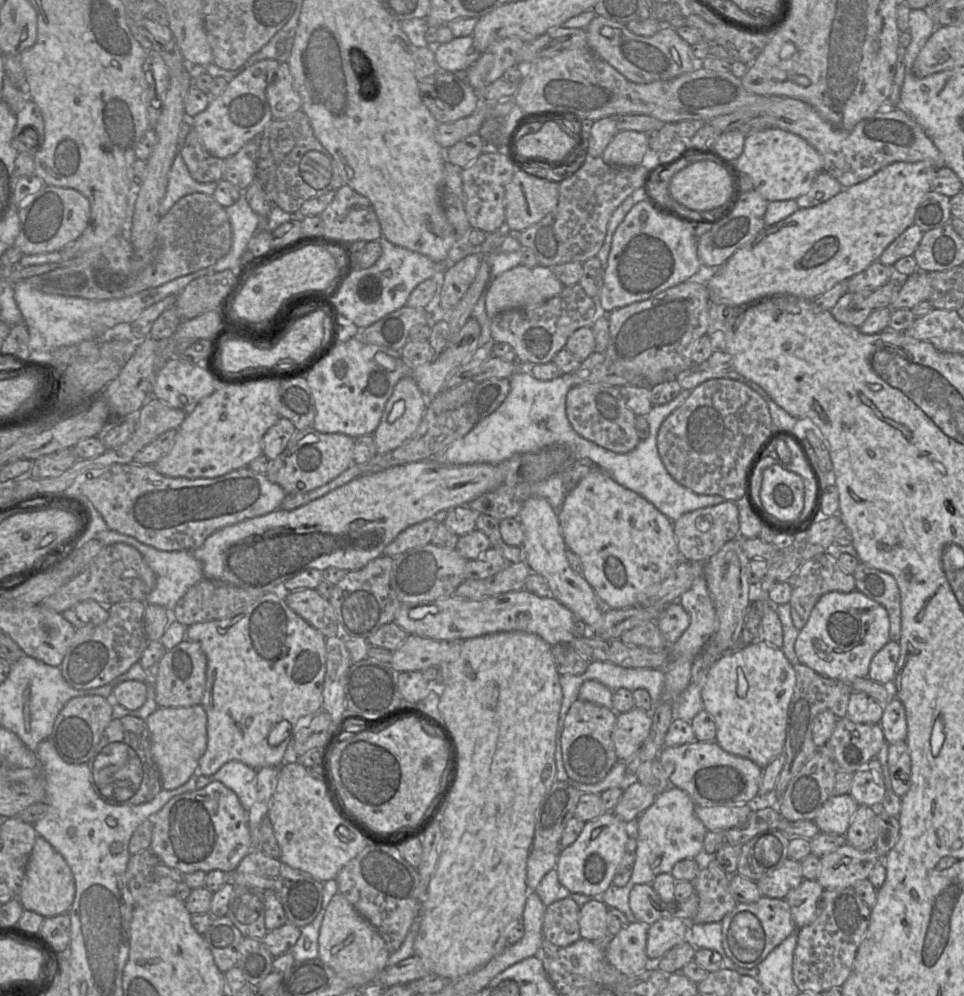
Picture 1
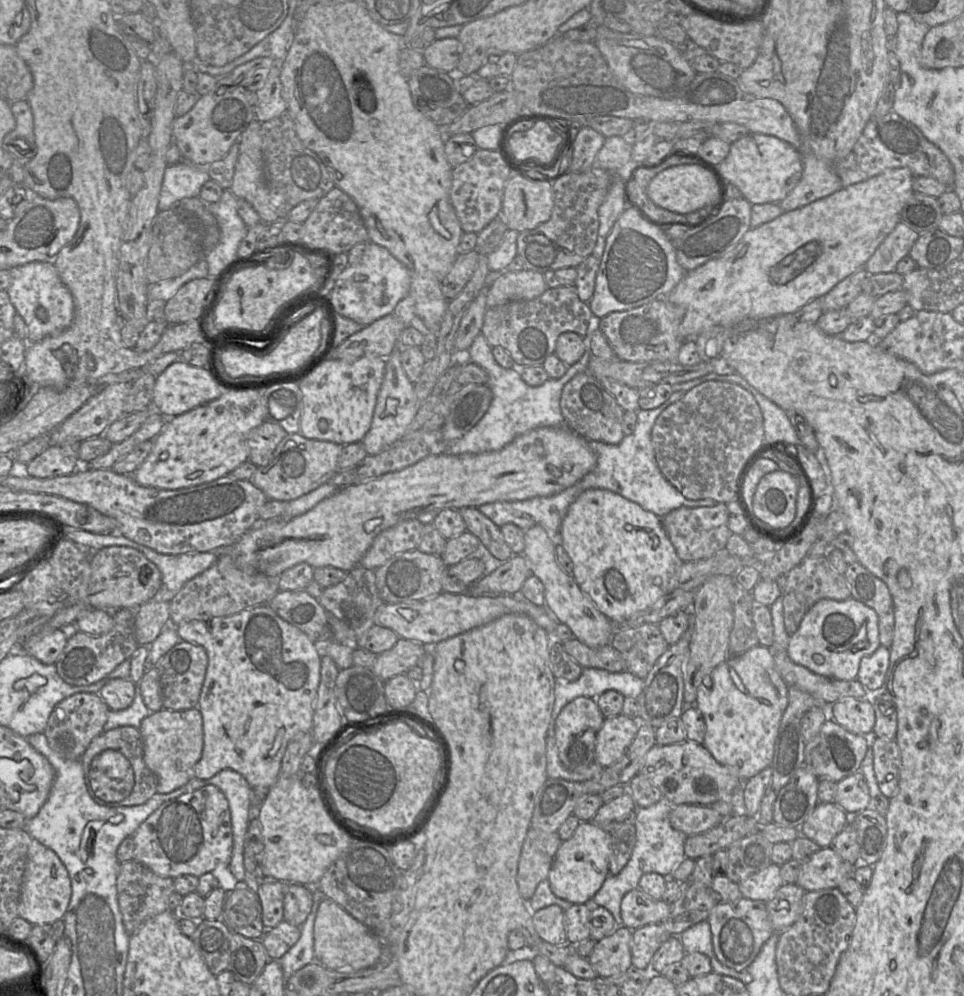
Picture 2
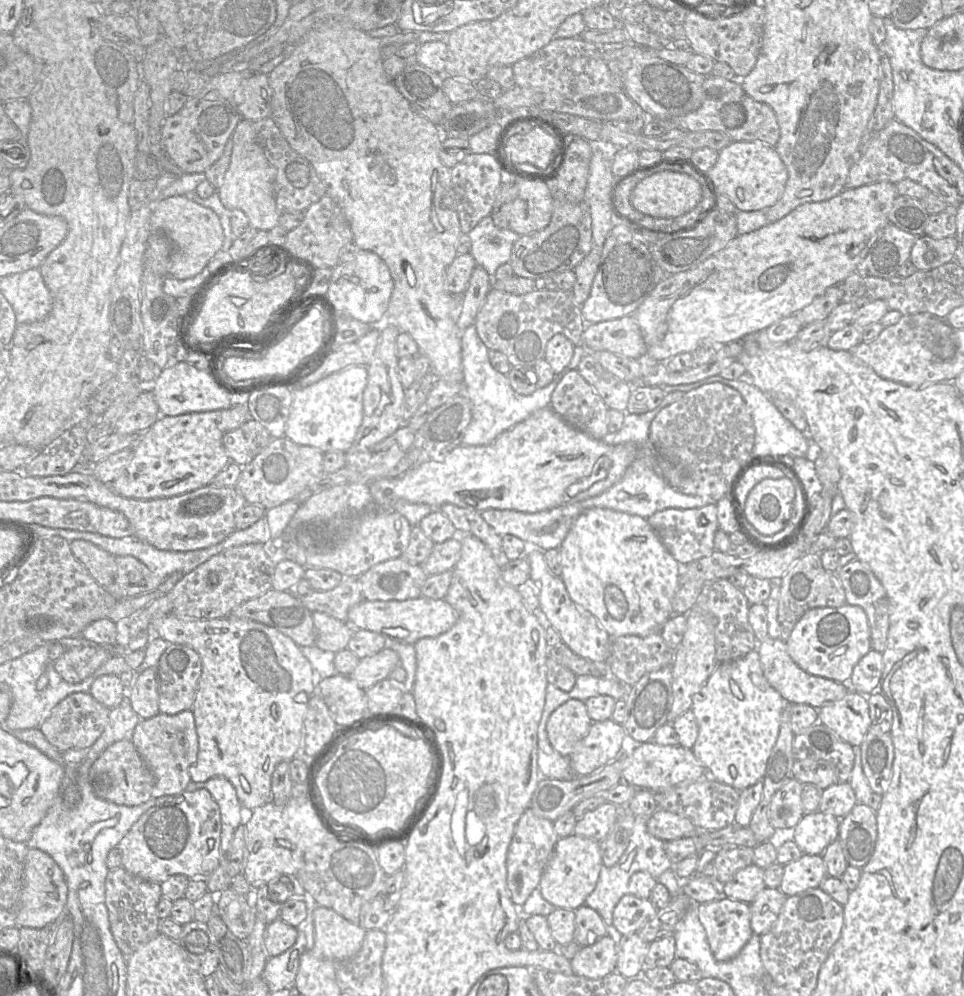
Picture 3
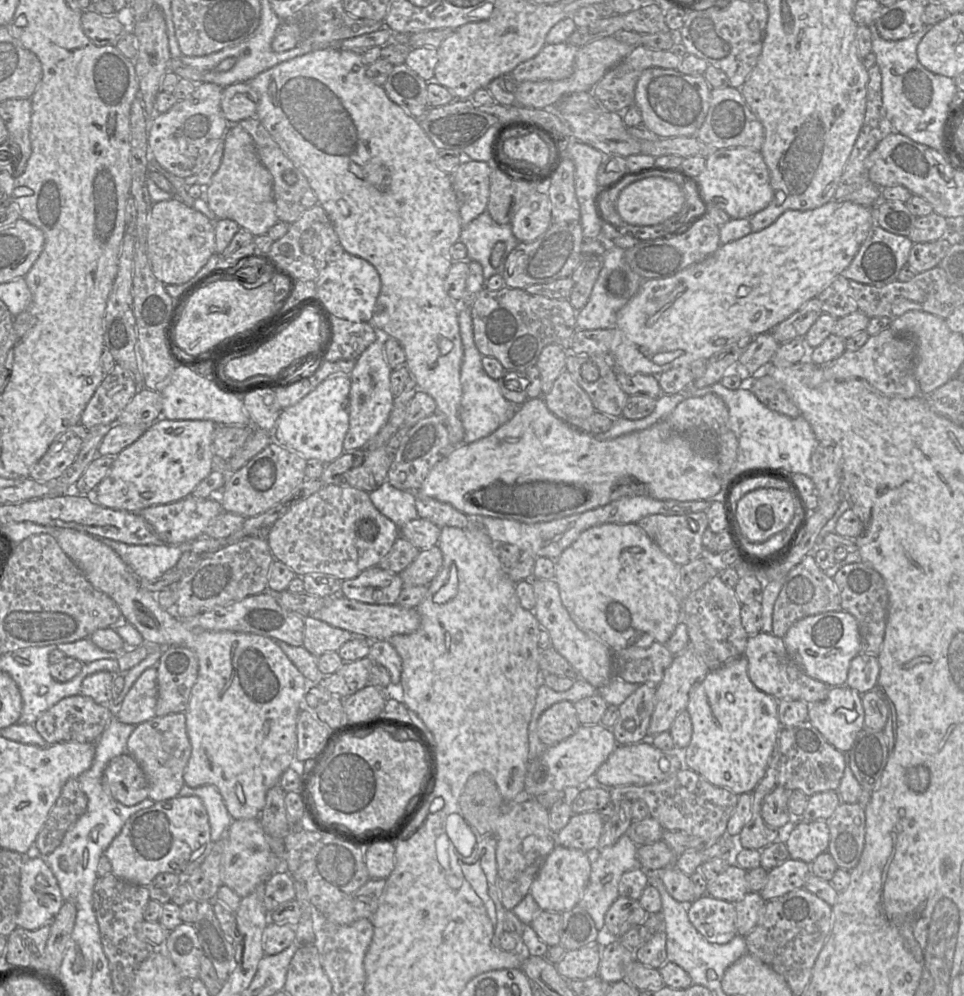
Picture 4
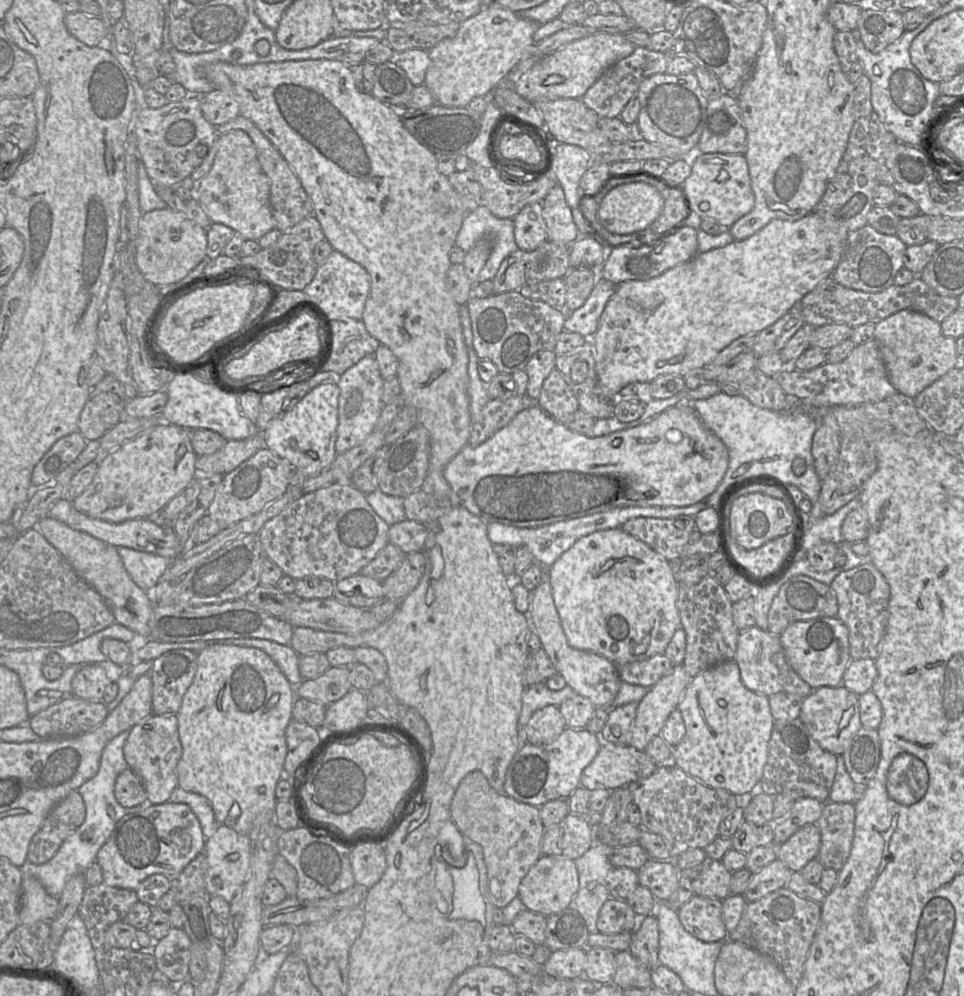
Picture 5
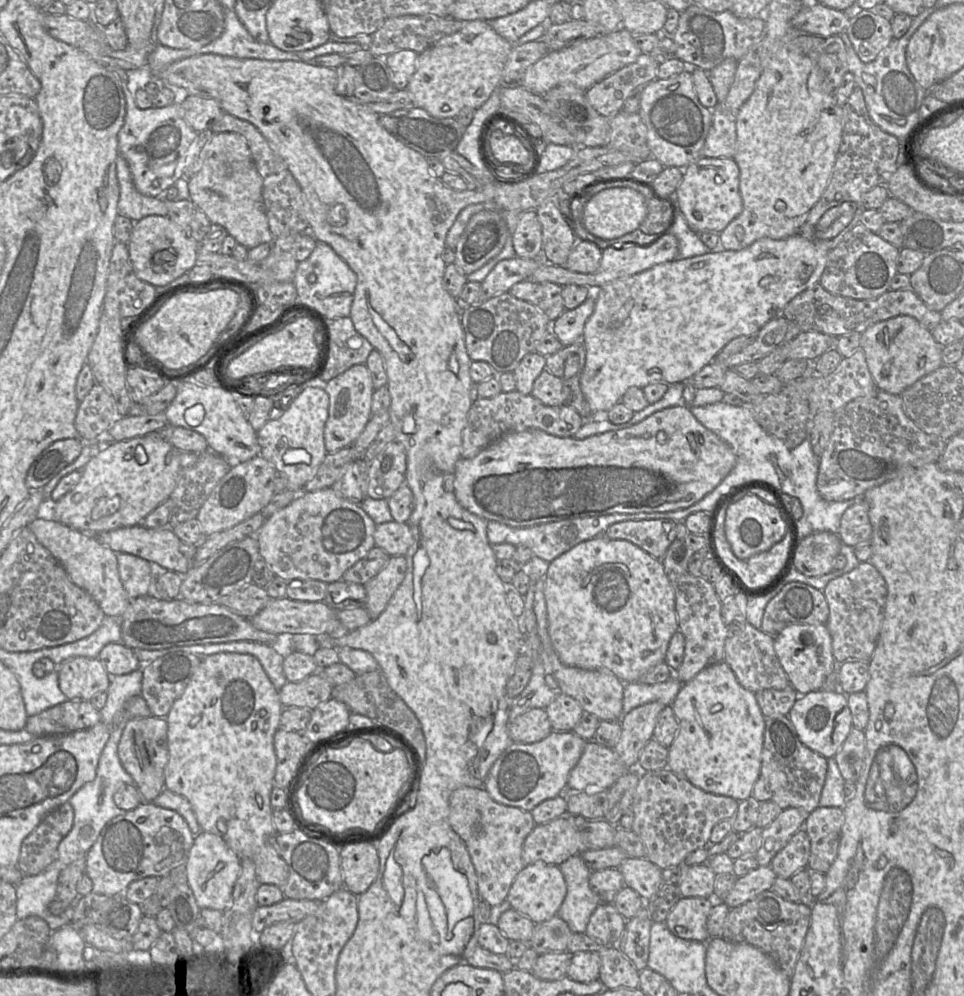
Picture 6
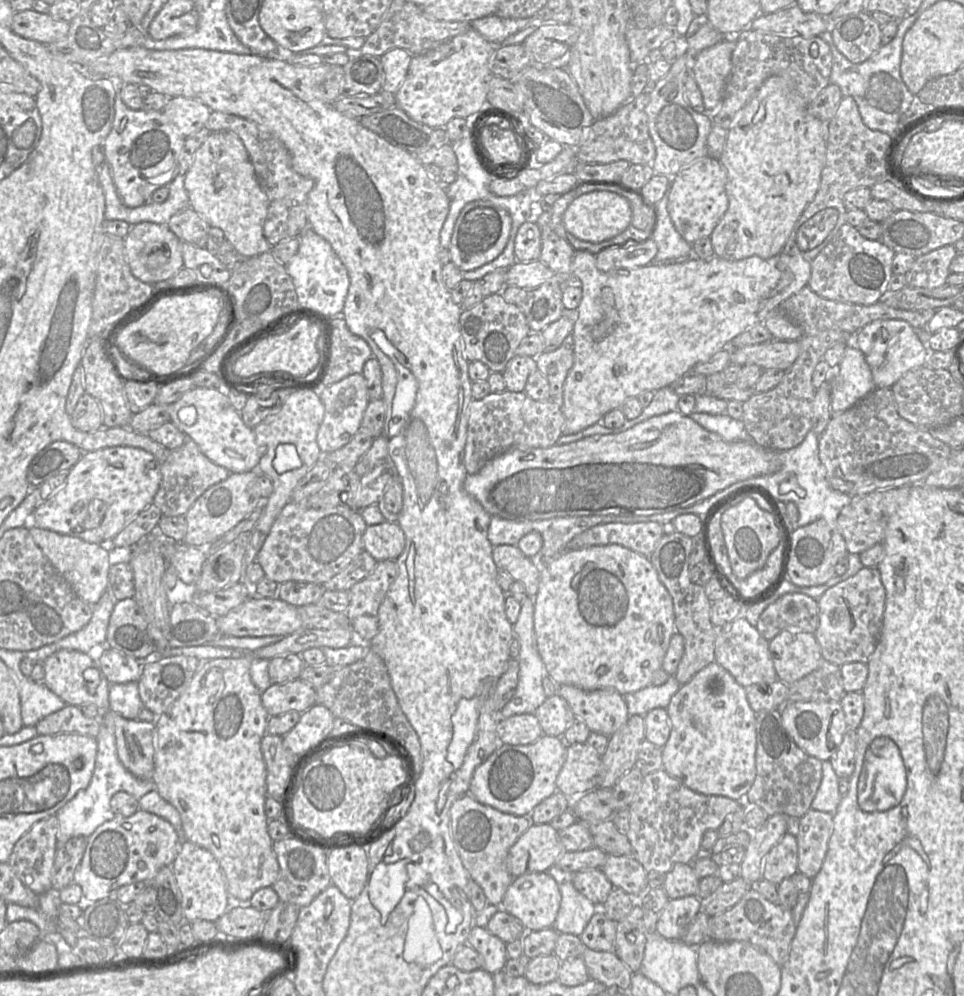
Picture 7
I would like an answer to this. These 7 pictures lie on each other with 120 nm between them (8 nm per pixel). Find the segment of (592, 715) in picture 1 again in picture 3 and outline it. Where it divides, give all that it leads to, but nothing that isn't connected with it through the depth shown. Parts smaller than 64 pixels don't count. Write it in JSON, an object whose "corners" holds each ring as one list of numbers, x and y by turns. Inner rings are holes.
{"corners":[[569,699,550,715,546,731,553,749,569,757,575,746,588,734,591,725,585,702]]}

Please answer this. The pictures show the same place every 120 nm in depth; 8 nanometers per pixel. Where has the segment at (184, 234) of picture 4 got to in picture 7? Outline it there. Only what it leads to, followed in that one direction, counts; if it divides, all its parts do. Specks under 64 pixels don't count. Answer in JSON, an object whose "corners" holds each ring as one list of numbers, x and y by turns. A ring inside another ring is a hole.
{"corners":[[142,222,132,226,124,239,125,258,131,273,141,282,148,284,169,280,184,268,181,243,167,225]]}

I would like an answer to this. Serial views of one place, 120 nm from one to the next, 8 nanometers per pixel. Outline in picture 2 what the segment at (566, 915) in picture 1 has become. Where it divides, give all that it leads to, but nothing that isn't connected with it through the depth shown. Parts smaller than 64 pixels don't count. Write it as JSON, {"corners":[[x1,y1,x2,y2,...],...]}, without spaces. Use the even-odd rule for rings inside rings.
{"corners":[[551,905,532,913,535,930,541,939,552,945,567,943,564,910]]}

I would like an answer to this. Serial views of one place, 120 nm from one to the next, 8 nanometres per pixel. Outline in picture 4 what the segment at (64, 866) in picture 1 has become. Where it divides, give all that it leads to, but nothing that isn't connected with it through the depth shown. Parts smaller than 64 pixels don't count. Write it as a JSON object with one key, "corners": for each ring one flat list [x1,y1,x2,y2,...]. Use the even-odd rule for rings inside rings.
{"corners":[[25,858,21,868,17,926,37,930,50,924,64,899,56,877,41,858]]}

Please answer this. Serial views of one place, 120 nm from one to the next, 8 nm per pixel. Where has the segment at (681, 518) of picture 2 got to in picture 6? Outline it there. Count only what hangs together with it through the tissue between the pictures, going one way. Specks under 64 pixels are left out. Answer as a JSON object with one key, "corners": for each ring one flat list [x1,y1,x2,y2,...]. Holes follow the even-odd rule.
{"corners":[[677,520,623,521,609,526,602,535,627,540,657,559,662,559,677,537]]}

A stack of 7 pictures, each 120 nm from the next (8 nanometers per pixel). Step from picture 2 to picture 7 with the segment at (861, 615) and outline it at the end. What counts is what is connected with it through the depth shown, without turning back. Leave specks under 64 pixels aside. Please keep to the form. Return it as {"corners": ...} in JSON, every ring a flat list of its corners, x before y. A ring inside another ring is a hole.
{"corners":[[783,630,769,641,777,677,790,685,813,672,822,659,821,647,813,633]]}

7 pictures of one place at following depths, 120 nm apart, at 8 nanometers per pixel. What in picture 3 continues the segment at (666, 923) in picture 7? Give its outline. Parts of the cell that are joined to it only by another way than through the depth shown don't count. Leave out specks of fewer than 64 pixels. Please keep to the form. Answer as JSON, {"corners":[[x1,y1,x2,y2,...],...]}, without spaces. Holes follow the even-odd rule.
{"corners":[[723,898,696,905,714,958,728,961,736,957,753,935,750,906]]}

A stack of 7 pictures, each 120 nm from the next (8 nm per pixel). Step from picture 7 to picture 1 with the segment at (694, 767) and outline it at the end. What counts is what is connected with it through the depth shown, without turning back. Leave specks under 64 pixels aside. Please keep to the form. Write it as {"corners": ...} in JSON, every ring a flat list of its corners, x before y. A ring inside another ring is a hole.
{"corners":[[757,640,747,646,735,648,723,654,707,671,701,685,704,710,710,713,716,724,715,741,726,752,748,758,762,769,784,749,788,706,796,684,794,666,781,649]]}

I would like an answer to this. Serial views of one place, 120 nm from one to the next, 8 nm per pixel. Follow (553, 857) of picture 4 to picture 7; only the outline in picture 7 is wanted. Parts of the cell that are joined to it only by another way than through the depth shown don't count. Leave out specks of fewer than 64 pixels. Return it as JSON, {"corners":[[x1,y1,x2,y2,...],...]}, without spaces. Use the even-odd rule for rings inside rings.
{"corners":[[547,872,519,875,507,888,501,908,521,921,527,932,553,926,561,903,561,893,555,879]]}

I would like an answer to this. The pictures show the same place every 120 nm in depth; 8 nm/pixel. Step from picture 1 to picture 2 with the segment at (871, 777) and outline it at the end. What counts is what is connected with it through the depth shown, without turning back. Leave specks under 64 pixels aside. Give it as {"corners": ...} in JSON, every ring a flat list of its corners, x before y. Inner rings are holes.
{"corners":[[856,772,837,782,834,803,850,816,870,807,868,785,861,772]]}

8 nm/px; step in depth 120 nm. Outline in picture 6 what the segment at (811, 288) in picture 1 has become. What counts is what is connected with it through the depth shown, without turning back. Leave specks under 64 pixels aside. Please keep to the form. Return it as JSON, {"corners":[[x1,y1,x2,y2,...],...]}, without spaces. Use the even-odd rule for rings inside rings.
{"corners":[[799,233,785,239,764,237,756,240,742,250,711,250,702,255,695,255,684,259,676,258,661,264,654,265,641,273,618,279,603,285,596,295,596,304,593,314,587,320,583,339,586,348,586,363,580,379,581,390,589,403,591,414,598,411,609,411,621,402,623,395,630,387,644,388,653,383,671,385,677,382,689,381,704,366,711,363,722,348,734,338,758,332,770,320,782,316,785,306,798,294,817,283,826,267,827,249,817,247,813,242]]}

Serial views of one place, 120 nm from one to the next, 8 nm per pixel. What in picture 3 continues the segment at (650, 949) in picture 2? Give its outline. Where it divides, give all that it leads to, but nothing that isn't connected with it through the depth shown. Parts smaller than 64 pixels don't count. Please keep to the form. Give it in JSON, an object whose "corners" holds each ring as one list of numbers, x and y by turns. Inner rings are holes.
{"corners":[[637,933,627,936,617,936,617,964,616,972,626,979,635,979,645,970,645,957,649,943,639,937]]}

